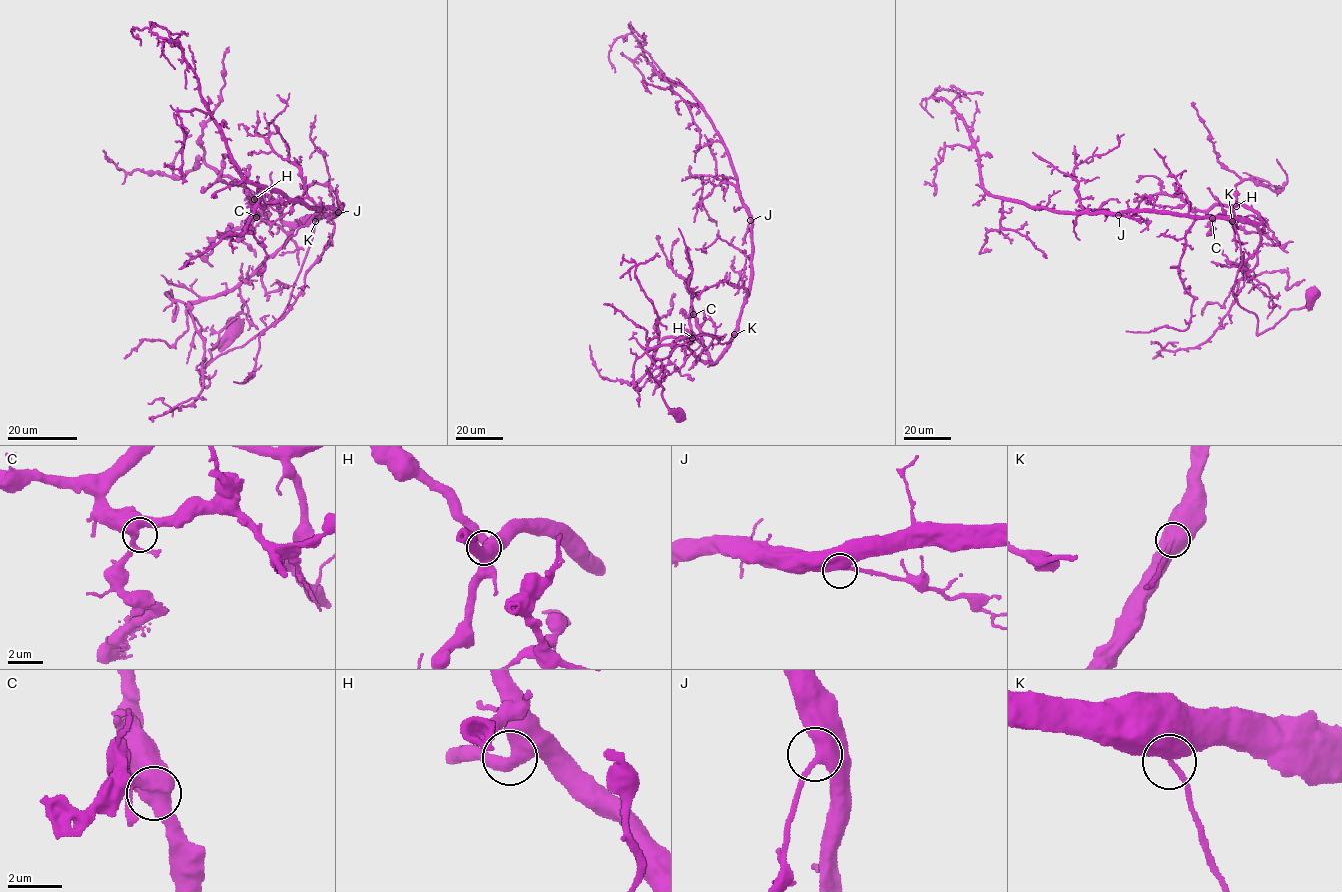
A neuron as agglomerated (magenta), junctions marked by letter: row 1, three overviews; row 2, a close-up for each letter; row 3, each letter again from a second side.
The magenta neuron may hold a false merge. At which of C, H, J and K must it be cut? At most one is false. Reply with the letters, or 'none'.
none

